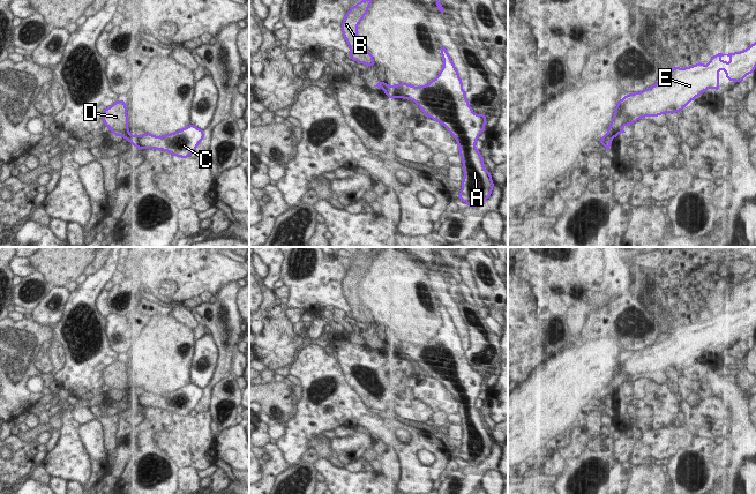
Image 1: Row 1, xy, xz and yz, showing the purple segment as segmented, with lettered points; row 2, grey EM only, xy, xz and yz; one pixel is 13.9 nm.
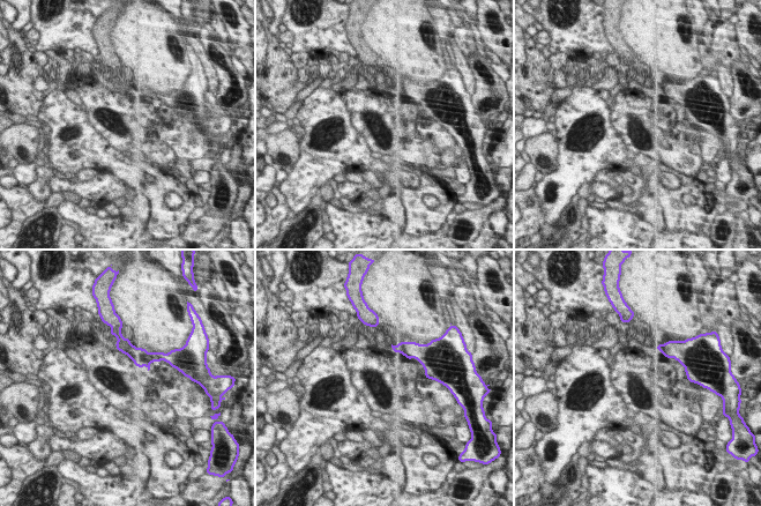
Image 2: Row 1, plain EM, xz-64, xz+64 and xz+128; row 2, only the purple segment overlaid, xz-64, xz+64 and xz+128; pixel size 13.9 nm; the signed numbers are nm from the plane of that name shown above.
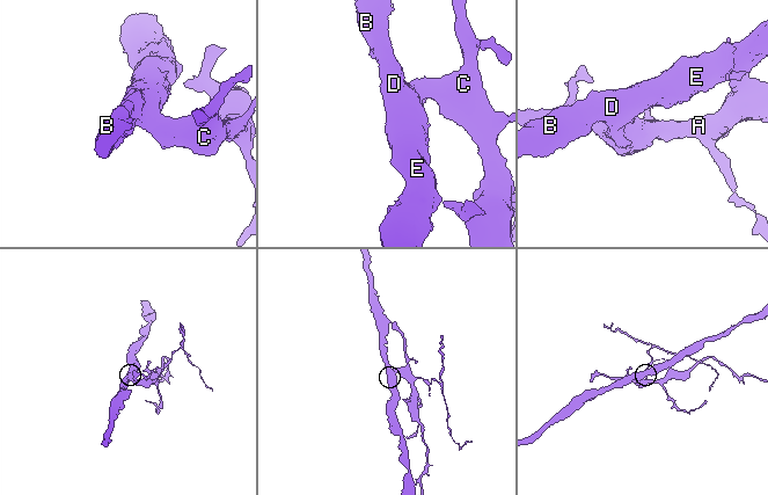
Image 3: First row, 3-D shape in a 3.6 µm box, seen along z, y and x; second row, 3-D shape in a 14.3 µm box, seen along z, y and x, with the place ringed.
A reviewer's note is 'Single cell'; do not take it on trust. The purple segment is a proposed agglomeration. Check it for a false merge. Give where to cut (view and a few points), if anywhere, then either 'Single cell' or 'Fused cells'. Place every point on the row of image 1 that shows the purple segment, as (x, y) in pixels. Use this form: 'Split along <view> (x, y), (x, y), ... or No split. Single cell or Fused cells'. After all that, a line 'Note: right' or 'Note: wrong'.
Split along xz (395, 85), (399, 96). Fused cells
Note: wrong

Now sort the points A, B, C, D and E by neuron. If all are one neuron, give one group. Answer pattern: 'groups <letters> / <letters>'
groups A C / B D E

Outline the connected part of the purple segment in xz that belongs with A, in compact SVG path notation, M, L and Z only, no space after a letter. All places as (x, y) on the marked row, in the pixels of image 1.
M442 45L440 50L444 65L434 80L420 87L407 83L396 87L401 99L412 99L425 117L443 125L455 137L464 172L459 200L469 208L477 208L492 195L494 187L491 172L485 170L485 160L476 148L479 135L486 129L486 115L473 112L449 53Z

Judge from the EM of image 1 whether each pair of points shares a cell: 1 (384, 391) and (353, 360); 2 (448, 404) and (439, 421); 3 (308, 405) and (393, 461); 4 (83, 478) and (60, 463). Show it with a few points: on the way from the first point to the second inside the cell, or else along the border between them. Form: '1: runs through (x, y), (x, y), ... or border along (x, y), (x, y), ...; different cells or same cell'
1: runs through (379, 382), (375, 374), (362, 365); same cell
2: border along (435, 412), (443, 411), (448, 414); different cells
3: border along (389, 450), (397, 455), (402, 476); different cells
4: runs through (77, 472), (66, 463); same cell

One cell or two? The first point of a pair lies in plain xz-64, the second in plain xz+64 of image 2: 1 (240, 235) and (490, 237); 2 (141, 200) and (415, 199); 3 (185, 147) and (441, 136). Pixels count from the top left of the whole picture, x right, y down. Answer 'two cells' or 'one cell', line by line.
1: two cells
2: two cells
3: one cell

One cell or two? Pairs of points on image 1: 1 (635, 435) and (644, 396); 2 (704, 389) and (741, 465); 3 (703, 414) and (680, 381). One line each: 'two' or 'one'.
1: one
2: two
3: one

